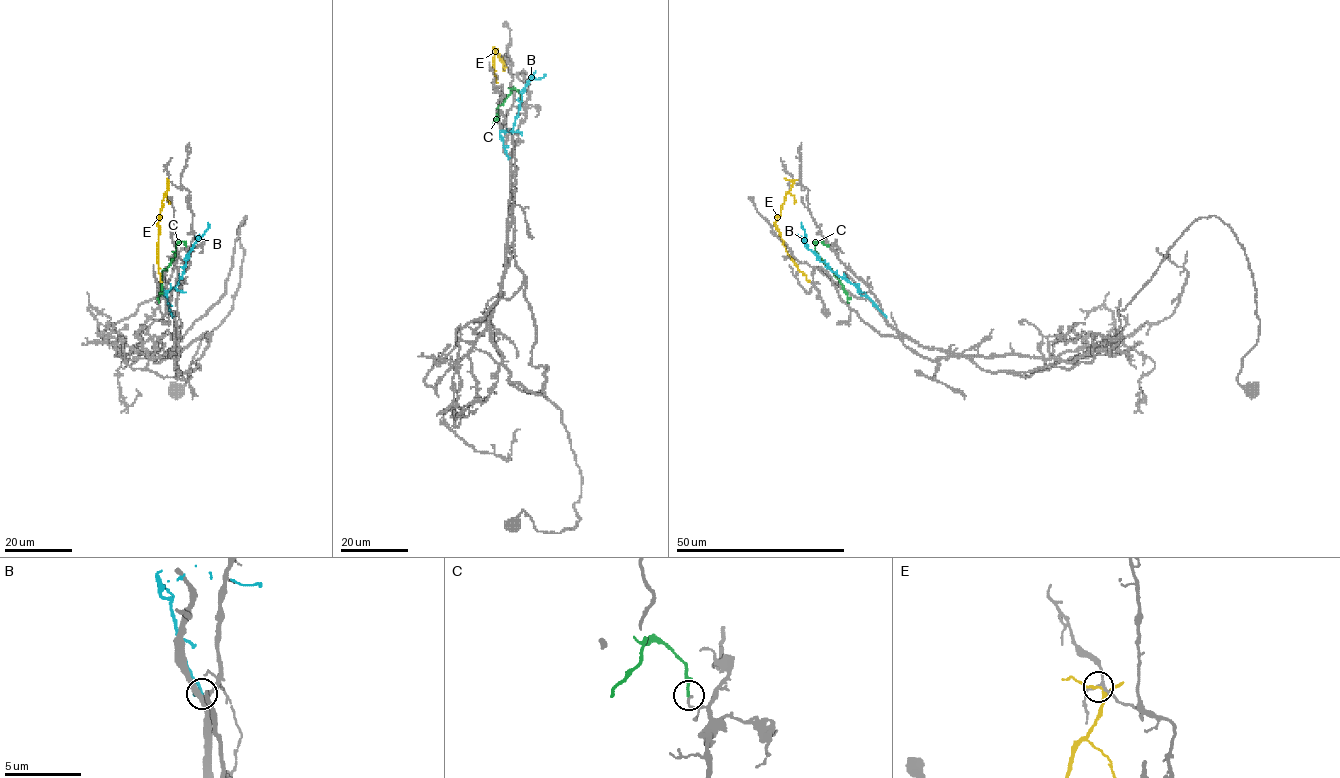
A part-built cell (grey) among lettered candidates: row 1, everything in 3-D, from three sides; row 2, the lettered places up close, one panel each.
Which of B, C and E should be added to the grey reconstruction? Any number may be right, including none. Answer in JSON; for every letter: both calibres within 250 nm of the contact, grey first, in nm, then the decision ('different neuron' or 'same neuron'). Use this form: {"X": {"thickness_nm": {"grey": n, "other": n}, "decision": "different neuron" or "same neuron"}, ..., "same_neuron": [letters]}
{"B": {"thickness_nm": {"grey": 320, "other": 240}, "decision": "different neuron"}, "C": {"thickness_nm": {"grey": 140, "other": 160}, "decision": "different neuron"}, "E": {"thickness_nm": {"grey": 130, "other": 160}, "decision": "different neuron"}, "same_neuron": []}

